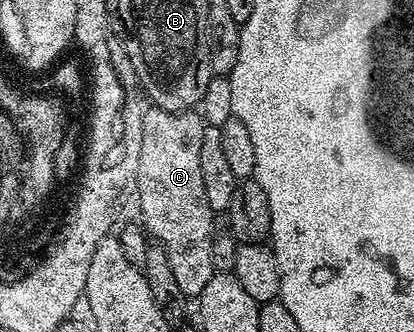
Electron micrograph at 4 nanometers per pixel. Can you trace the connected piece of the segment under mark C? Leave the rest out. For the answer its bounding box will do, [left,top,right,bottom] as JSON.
[138,109,217,296]

